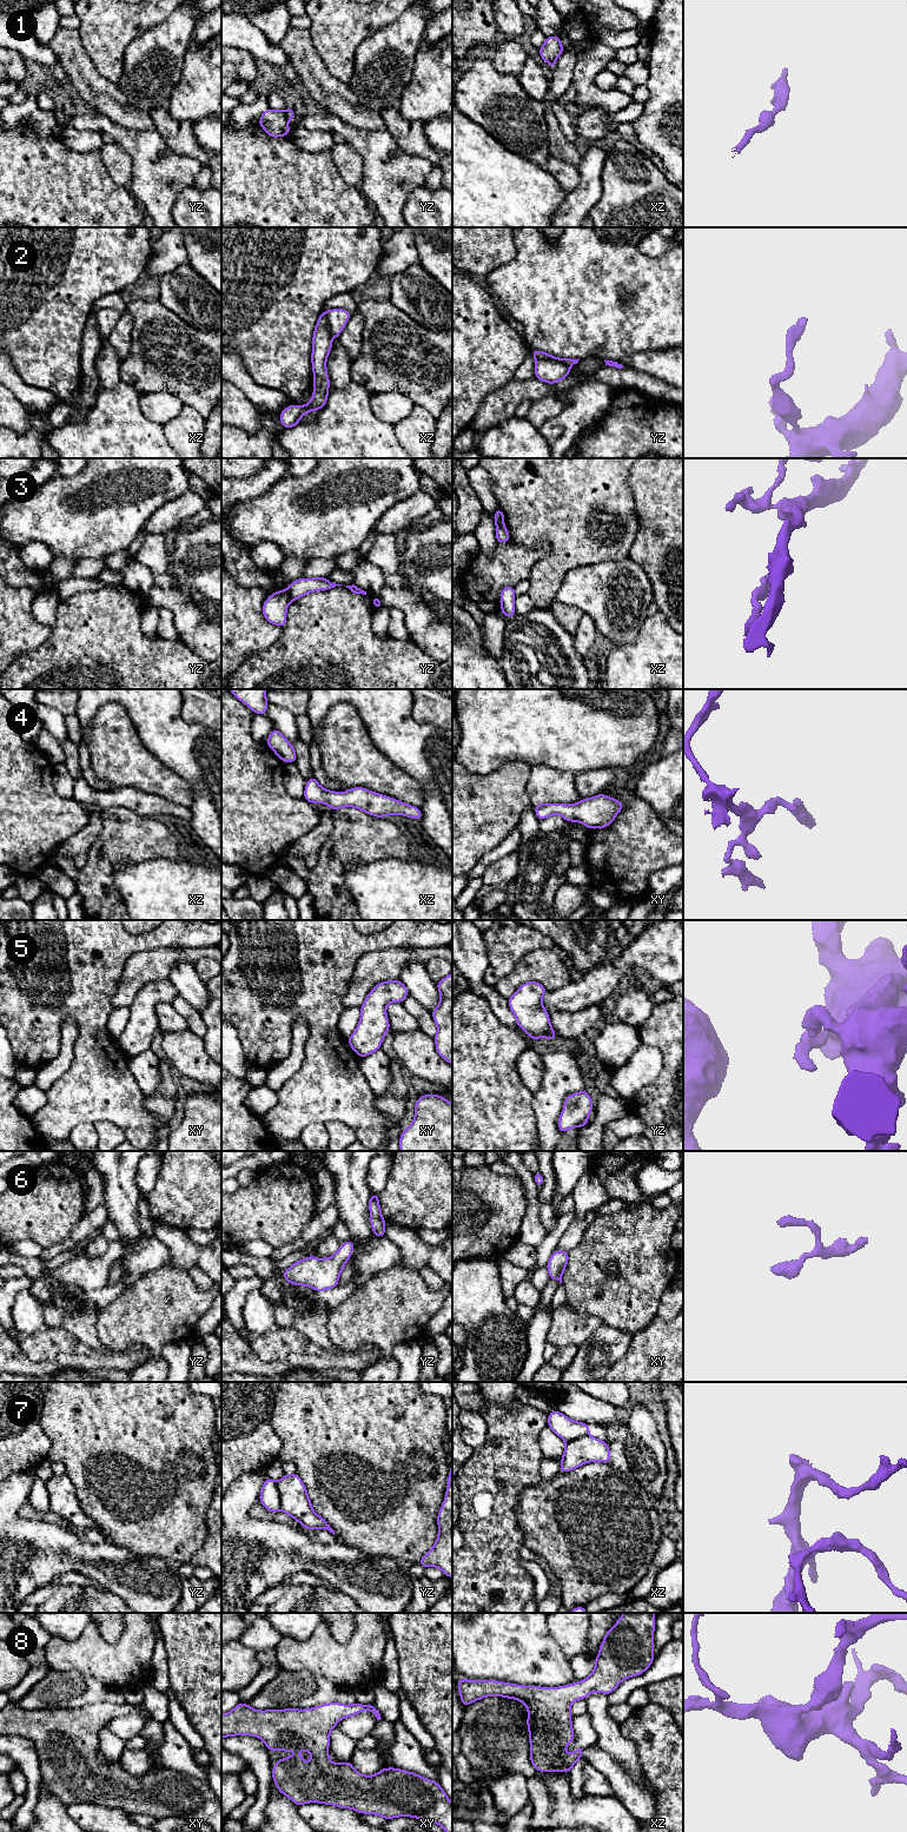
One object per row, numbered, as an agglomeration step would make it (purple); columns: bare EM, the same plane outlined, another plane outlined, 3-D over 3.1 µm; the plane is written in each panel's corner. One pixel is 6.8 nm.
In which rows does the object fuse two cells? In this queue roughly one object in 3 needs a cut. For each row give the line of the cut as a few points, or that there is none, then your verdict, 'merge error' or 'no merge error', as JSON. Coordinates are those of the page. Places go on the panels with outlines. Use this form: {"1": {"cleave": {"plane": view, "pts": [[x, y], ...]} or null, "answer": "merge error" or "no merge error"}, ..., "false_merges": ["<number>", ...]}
{"1": {"cleave": {"plane": "yz", "pts": [[284, 111], [289, 119]]}, "answer": "merge error"}, "2": {"cleave": {"plane": "yz", "pts": [[536, 358], [555, 358], [568, 366]]}, "answer": "merge error"}, "3": {"cleave": {"plane": "yz", "pts": [[285, 590], [291, 600]]}, "answer": "merge error"}, "4": {"cleave": null, "answer": "no merge error"}, "5": {"cleave": null, "answer": "no merge error"}, "6": {"cleave": null, "answer": "no merge error"}, "7": {"cleave": {"plane": "yz", "pts": [[275, 1482], [278, 1489], [280, 1509]]}, "answer": "merge error"}, "8": {"cleave": null, "answer": "no merge error"}, "false_merges": ["1", "2", "3", "7"]}

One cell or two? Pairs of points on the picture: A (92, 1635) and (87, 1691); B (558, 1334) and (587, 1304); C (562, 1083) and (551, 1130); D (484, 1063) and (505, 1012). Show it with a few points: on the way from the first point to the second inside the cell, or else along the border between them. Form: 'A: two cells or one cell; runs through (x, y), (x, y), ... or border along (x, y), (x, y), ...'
A: two cells; border along (61, 1671), (75, 1671), (114, 1687)
B: two cells; border along (565, 1303), (577, 1313), (595, 1315), (603, 1323)
C: one cell; runs through (551, 1095), (551, 1118)
D: two cells; border along (485, 998), (491, 1012), (503, 1024), (511, 1027)

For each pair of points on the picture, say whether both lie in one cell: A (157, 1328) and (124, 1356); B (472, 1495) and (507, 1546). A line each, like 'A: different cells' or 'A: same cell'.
A: different cells
B: same cell

